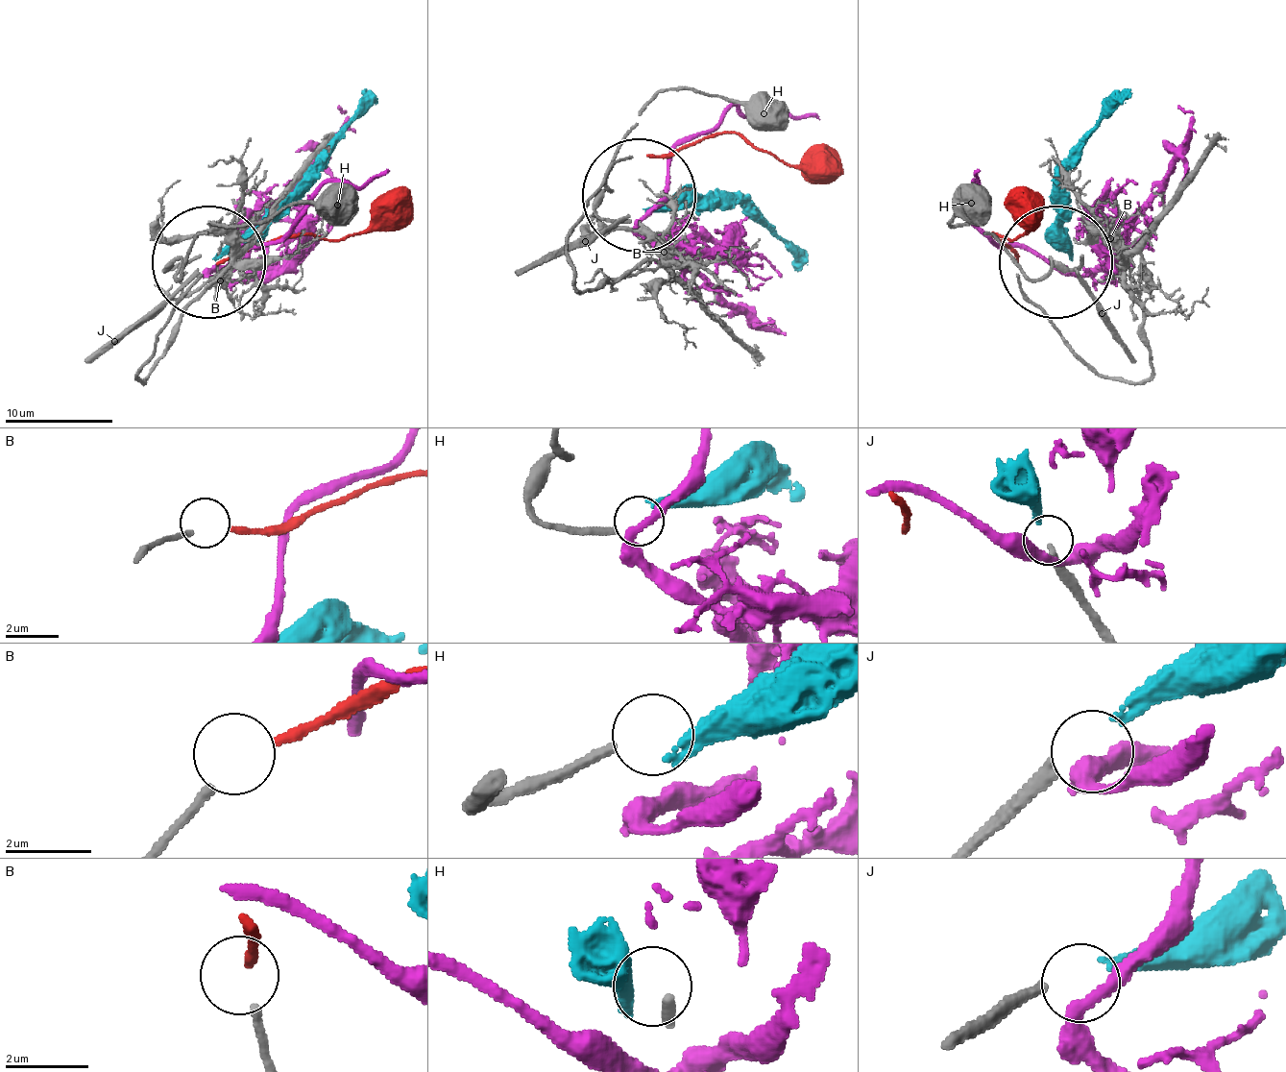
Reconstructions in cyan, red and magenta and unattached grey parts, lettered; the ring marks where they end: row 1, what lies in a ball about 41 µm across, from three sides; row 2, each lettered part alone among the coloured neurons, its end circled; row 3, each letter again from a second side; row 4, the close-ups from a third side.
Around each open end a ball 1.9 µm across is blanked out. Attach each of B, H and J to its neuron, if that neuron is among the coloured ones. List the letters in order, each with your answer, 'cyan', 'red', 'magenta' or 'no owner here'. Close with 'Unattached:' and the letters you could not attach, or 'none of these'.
B: red
H: no owner here
J: cyan
Unattached: H

